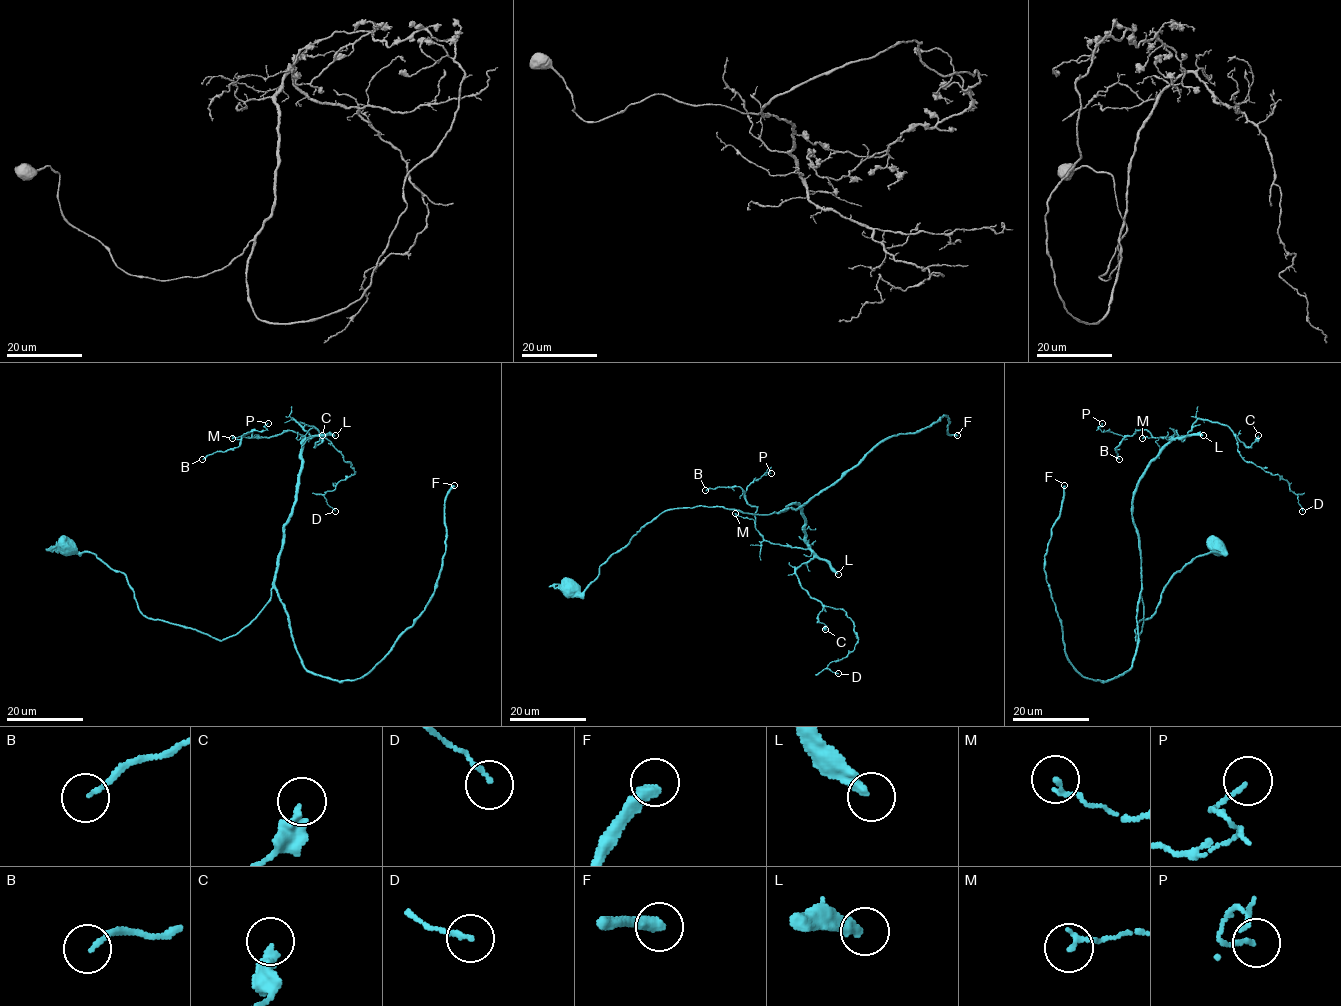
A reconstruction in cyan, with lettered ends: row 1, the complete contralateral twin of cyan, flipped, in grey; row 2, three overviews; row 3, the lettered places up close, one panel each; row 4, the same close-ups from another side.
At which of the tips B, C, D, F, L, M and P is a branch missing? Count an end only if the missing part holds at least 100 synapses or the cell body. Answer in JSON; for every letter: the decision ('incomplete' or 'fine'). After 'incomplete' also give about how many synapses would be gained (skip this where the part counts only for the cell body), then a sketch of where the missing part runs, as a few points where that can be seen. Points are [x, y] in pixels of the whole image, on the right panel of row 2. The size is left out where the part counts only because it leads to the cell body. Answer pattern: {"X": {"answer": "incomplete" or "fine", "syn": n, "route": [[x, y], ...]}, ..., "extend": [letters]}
{"B": {"answer": "fine"}, "C": {"answer": "fine"}, "D": {"answer": "fine"}, "F": {"answer": "incomplete", "syn": 350, "route": [[1064, 485], [1061, 389], [1080, 377], [1152, 369], [1154, 379], [1133, 389], [1149, 408], [1121, 418], [1099, 440]]}, "L": {"answer": "incomplete", "syn": 200, "route": [[1203, 435], [1227, 457], [1249, 459], [1258, 475], [1297, 642], [1325, 666]]}, "M": {"answer": "fine"}, "P": {"answer": "fine"}, "extend": ["F", "L"]}

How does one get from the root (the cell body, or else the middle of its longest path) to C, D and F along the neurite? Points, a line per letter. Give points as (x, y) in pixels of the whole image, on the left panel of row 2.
C: (65, 548), (122, 572), (147, 616), (232, 637), (270, 597), (310, 436), (292, 419), (315, 447), (322, 435)
D: (65, 548), (221, 640), (270, 597), (292, 419), (355, 471), (335, 511)
F: (65, 548), (122, 572), (147, 616), (221, 640), (273, 588), (300, 663), (354, 681), (432, 595), (454, 485)

